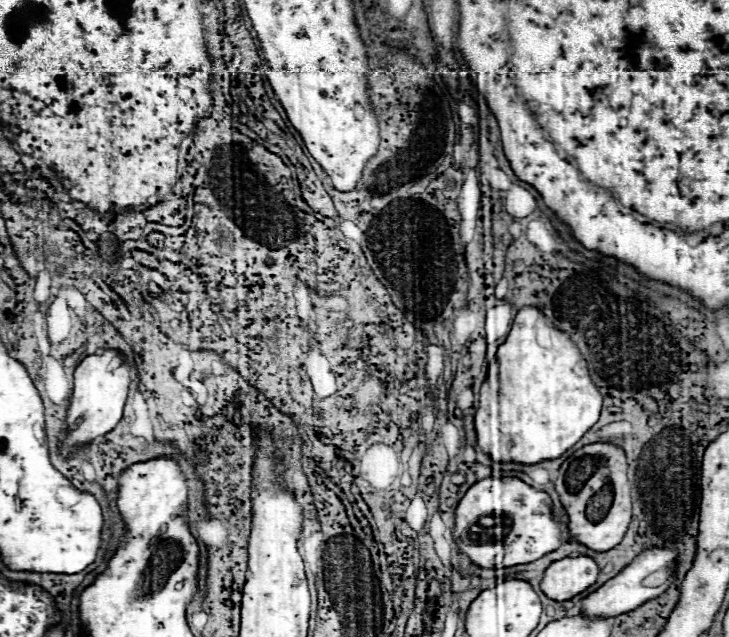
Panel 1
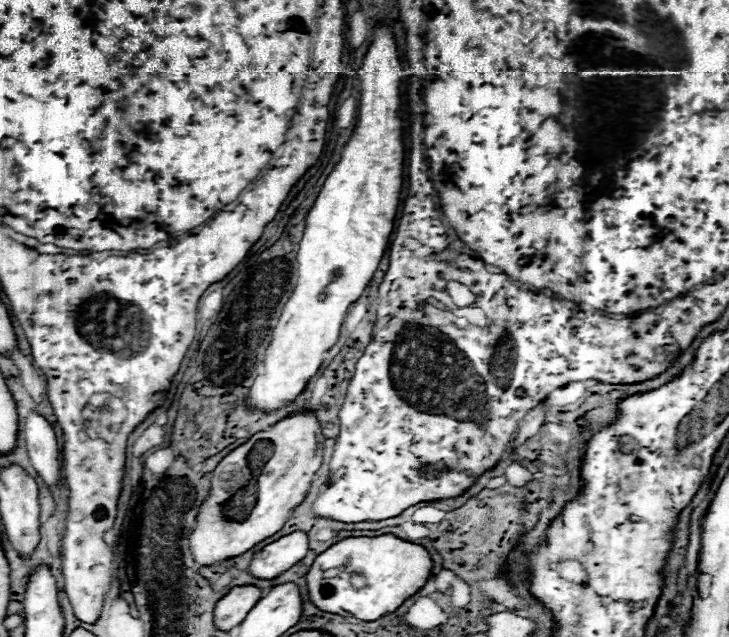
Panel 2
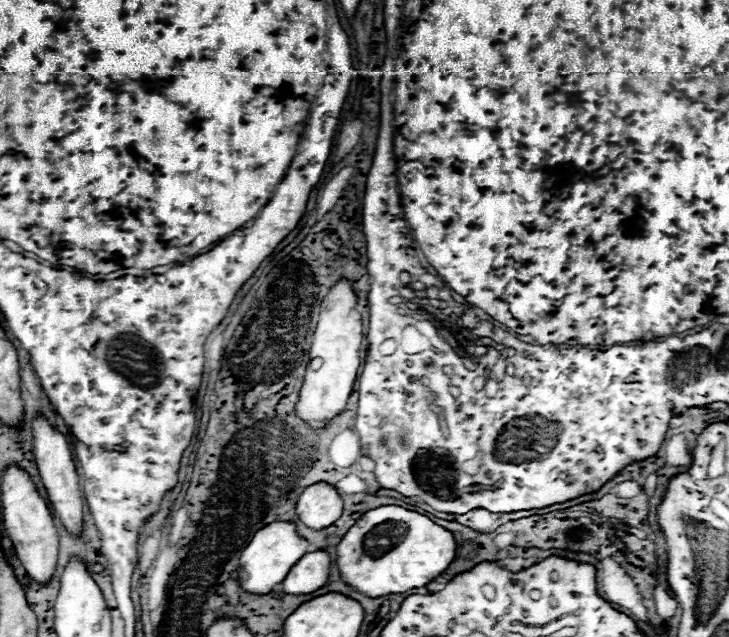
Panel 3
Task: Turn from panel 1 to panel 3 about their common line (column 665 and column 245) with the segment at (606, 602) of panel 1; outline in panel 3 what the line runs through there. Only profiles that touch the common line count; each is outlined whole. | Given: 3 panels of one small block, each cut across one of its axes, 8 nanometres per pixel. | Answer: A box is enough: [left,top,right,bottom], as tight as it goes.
[238,522,308,594]

